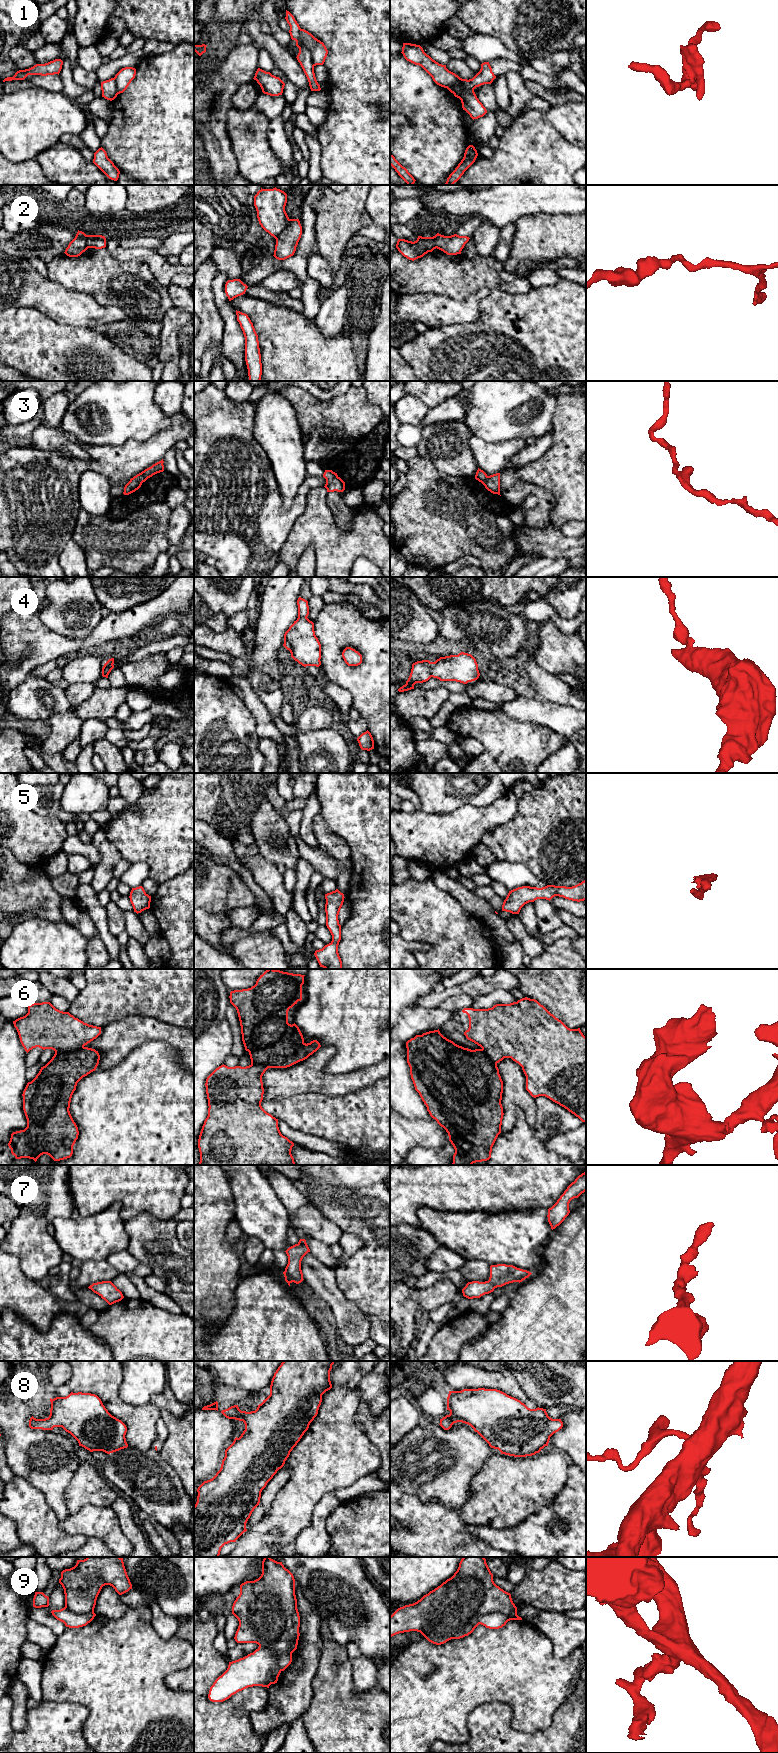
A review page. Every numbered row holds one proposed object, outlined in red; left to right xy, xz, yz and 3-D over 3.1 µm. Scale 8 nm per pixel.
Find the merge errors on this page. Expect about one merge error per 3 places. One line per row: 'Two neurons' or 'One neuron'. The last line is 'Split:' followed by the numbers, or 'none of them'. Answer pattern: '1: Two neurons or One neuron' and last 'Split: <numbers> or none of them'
1: Two neurons
2: Two neurons
3: One neuron
4: Two neurons
5: One neuron
6: Two neurons
7: One neuron
8: One neuron
9: Two neurons
Split: 1, 2, 4, 6, 9

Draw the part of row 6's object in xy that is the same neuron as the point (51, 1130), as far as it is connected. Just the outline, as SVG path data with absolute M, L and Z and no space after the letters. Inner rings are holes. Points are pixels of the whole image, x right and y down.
M88 1047L57 1052L41 1067L36 1077L27 1083L22 1094L27 1127L13 1132L8 1143L16 1159L29 1158L36 1162L41 1155L47 1154L54 1161L60 1161L72 1156L79 1131L69 1111L71 1098L77 1083L96 1070L99 1060L98 1051Z

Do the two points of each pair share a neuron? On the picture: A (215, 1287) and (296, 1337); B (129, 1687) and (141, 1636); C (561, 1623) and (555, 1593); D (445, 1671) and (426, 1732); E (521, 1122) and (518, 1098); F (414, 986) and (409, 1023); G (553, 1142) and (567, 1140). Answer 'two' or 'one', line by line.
A: two
B: one
C: two
D: one
E: two
F: two
G: one

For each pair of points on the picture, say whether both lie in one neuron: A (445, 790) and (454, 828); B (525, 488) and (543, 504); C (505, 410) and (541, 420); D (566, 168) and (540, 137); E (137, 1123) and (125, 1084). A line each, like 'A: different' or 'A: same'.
A: different
B: same
C: same
D: same
E: same

